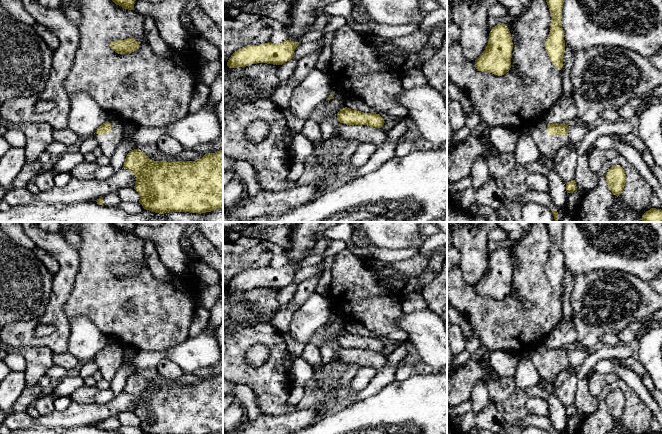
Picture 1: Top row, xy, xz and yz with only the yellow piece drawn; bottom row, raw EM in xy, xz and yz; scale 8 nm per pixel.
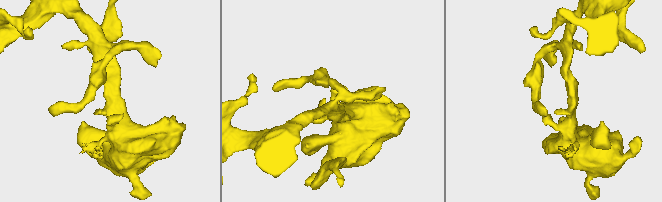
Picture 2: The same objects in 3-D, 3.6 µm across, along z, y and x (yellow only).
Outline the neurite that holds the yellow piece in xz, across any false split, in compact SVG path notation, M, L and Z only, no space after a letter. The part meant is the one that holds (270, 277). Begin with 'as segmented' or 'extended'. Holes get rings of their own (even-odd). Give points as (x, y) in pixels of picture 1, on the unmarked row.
as segmented | M286 264L279 268L268 266L248 269L235 275L229 282L227 290L238 292L257 287L282 289L293 281L298 268L299 266Z

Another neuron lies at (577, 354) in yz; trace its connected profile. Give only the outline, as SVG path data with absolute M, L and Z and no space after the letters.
M573 346L568 349L568 364L569 367L575 368L590 355L590 350L583 346Z

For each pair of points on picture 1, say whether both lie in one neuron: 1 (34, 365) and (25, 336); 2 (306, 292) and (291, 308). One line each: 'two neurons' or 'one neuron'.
1: two neurons
2: one neuron

